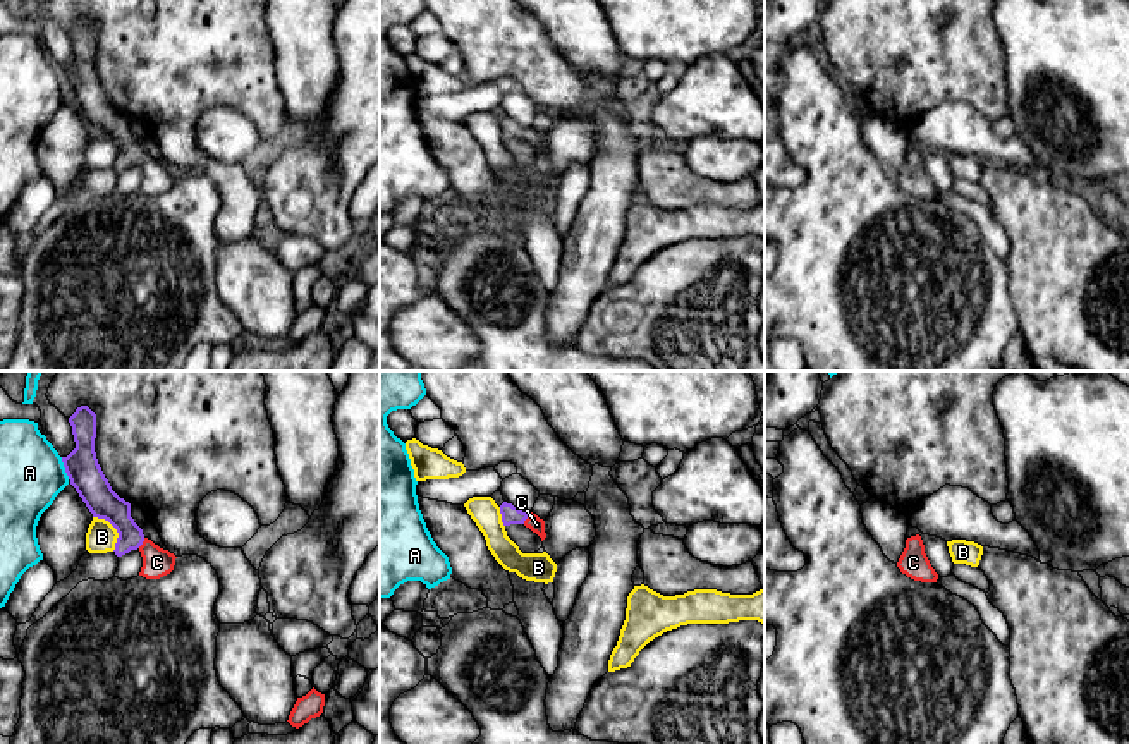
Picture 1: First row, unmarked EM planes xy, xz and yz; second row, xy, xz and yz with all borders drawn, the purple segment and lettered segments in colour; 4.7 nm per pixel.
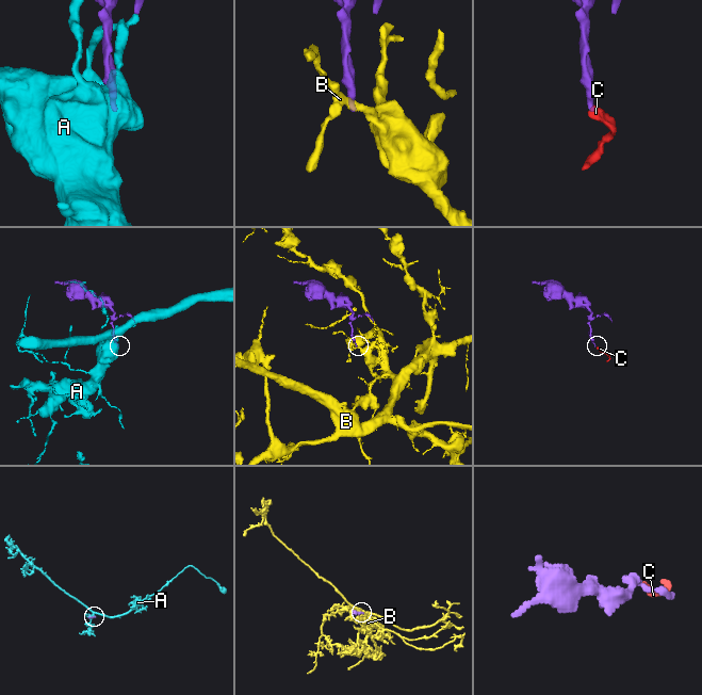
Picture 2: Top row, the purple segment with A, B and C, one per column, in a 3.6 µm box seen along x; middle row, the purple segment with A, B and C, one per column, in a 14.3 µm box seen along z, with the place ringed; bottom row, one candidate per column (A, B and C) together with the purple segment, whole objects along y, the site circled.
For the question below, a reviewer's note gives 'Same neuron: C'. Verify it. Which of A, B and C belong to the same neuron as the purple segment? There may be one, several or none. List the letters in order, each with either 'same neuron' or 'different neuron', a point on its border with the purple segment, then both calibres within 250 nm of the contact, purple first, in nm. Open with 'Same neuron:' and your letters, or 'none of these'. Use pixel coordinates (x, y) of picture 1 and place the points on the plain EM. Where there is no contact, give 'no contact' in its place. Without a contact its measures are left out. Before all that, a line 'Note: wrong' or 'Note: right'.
Note: right
Same neuron: C
A: different neuron; meets purple in xy at (66, 83); 160 nm thick on the purple side, 300 nm on the other
B: different neuron; meets purple in xy at (115, 143); 150 nm thick on the purple side, 140 nm on the other
C: same neuron; meets purple in xz at (526, 133); 90 nm thick on the purple side, 70 nm on the other

